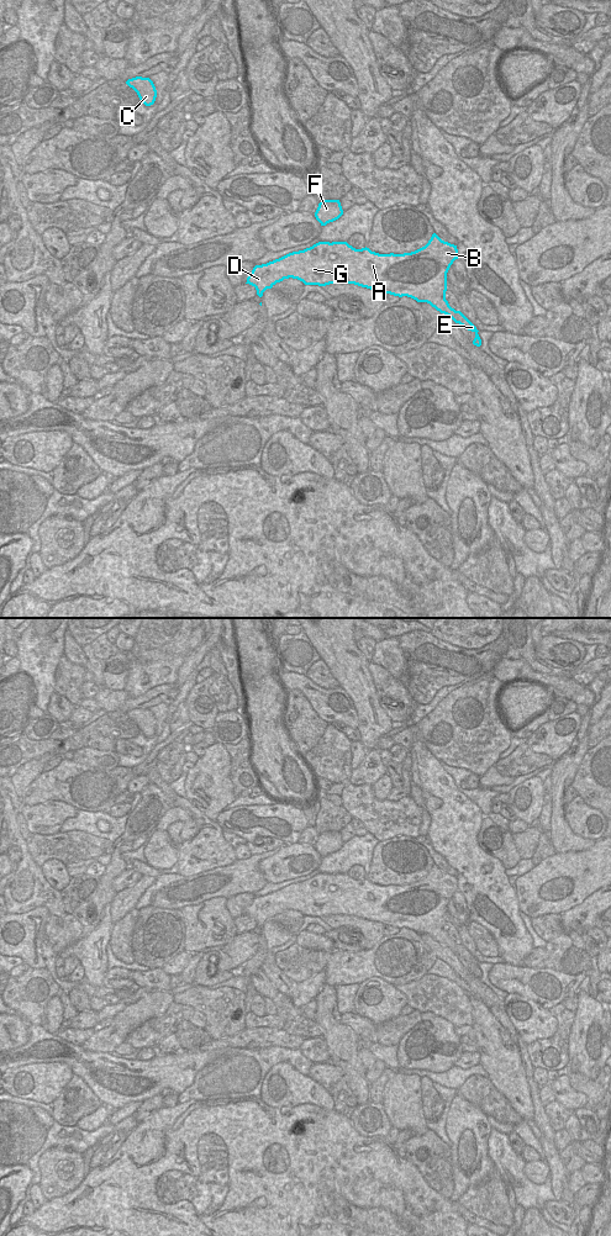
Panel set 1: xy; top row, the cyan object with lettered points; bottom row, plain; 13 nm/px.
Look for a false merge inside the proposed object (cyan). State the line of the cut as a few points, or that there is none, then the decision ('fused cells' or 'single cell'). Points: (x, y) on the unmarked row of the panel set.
no cut; single cell

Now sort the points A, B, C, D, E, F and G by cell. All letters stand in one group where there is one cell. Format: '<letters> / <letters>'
A B C D E F G

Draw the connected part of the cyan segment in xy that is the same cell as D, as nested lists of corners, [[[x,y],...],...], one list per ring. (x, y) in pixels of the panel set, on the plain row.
[[[436,865],[425,878],[404,886],[379,886],[367,878],[355,881],[347,873],[318,873],[256,897],[246,915],[254,918],[259,929],[267,920],[289,909],[305,917],[354,915],[399,929],[407,928],[430,935],[474,963],[473,976],[480,978],[476,958],[446,931],[447,904],[455,891],[457,877],[442,872]]]

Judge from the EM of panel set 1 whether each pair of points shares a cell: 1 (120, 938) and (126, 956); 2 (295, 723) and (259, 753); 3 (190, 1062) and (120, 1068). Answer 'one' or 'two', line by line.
1: one
2: two
3: one

